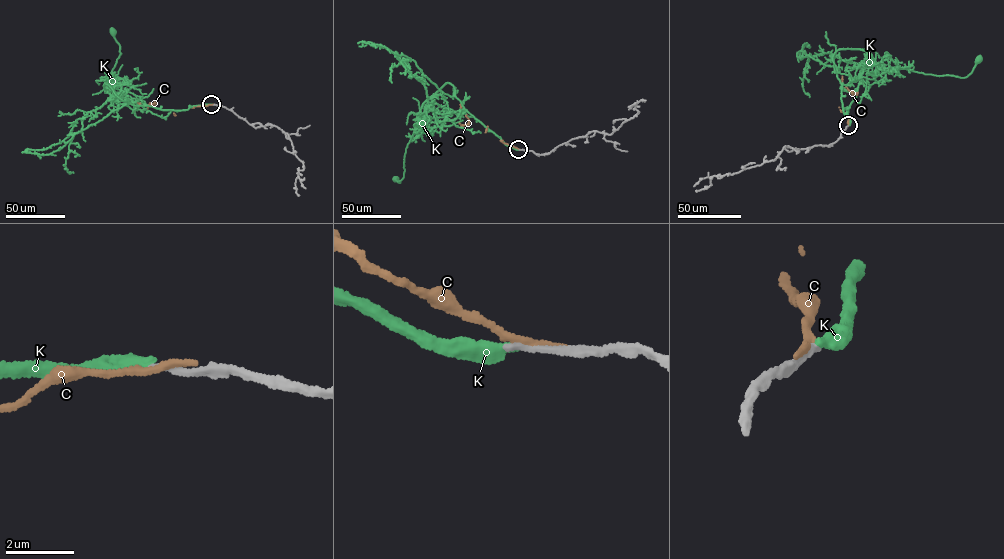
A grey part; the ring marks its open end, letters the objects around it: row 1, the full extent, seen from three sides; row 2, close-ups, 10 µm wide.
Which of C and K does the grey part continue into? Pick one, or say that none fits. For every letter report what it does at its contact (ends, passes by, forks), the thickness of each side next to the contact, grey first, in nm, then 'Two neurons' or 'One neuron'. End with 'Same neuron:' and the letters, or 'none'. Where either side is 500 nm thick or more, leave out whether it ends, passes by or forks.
C: It ends there. Thickness 260 nm (grey) against 280 nm. Two neurons
K: It ends there. Thickness 200 nm (grey) against 360 nm. Two neurons
Same neuron: none

